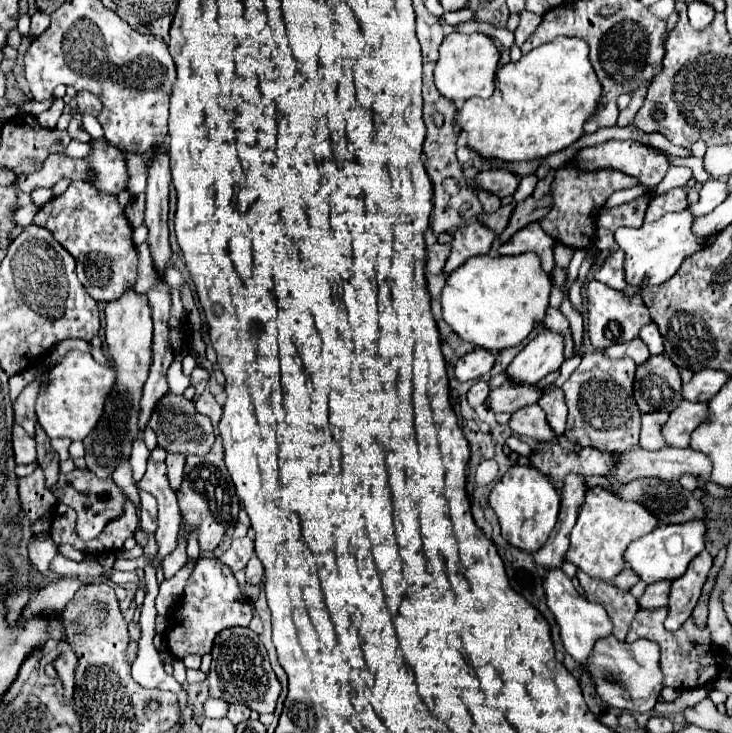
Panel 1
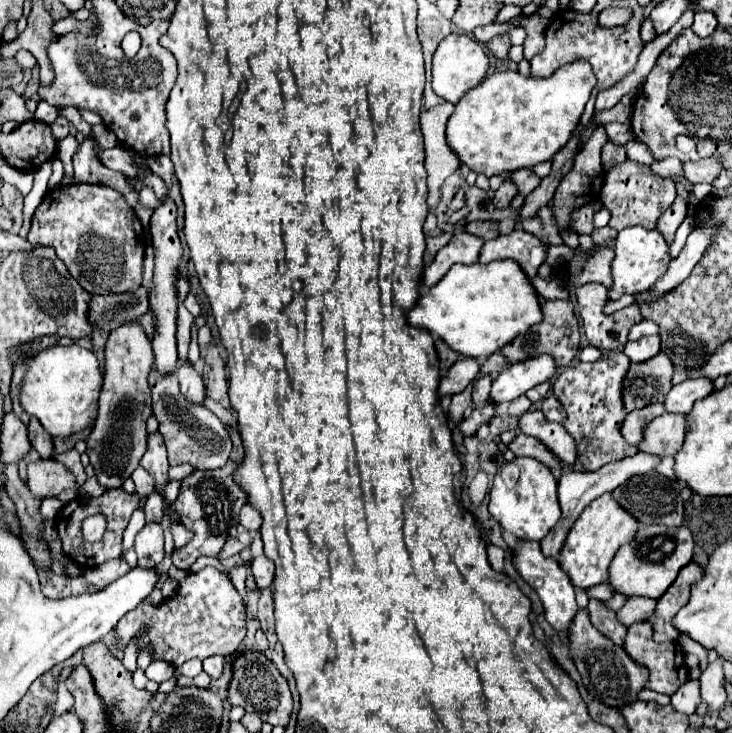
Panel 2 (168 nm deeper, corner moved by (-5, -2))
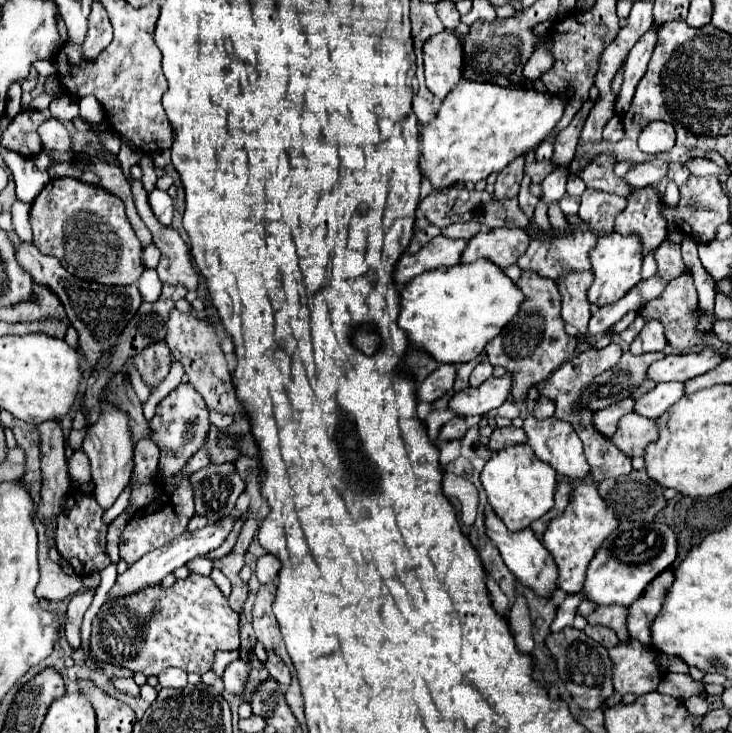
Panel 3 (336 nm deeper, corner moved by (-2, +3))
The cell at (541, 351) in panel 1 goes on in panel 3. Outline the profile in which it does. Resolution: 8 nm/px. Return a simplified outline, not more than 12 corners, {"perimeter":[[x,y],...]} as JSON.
{"perimeter":[[508,373],[456,393],[448,409],[458,417],[486,415],[504,403]]}

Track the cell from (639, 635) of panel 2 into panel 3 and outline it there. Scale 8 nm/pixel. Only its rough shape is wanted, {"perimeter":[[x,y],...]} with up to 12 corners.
{"perimeter":[[640,643],[608,651],[620,695],[656,691],[664,673]]}

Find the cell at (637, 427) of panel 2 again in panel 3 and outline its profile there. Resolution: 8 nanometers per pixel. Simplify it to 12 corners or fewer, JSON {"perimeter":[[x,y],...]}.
{"perimeter":[[622,399],[594,411],[592,425],[598,433],[610,435],[614,423],[632,411],[634,399]]}

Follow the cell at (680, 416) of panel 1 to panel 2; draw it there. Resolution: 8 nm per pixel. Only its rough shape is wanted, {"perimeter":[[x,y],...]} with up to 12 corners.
{"perimeter":[[663,414],[645,428],[643,452],[675,456],[687,416]]}

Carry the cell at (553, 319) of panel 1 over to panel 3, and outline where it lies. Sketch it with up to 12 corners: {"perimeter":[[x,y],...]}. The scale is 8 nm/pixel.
{"perimeter":[[522,271],[526,299],[486,345],[512,399],[574,355],[552,279]]}

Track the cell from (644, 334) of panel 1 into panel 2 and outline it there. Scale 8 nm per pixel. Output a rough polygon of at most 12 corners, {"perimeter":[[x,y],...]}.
{"perimeter":[[651,320],[635,324],[629,332],[629,340],[659,334],[657,324]]}

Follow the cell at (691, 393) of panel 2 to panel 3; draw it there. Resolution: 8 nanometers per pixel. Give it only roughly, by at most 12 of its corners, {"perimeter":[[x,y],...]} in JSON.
{"perimeter":[[658,383],[634,401],[634,413],[656,419],[682,395],[682,383]]}

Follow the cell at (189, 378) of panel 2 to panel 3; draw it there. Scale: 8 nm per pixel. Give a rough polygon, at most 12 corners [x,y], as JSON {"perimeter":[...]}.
{"perimeter":[[190,383],[158,403],[154,503],[132,515],[128,565],[186,531],[194,517],[188,459],[204,445],[208,407]]}

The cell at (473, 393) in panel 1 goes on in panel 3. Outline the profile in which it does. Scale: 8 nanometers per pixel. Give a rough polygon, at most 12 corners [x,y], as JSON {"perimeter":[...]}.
{"perimeter":[[488,361],[478,363],[470,375],[470,387],[478,387],[492,375]]}

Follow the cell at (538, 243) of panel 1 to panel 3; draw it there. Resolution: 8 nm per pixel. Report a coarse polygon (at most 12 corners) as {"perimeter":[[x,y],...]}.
{"perimeter":[[524,229],[478,233],[460,263],[488,259],[498,267],[518,261],[530,235]]}

